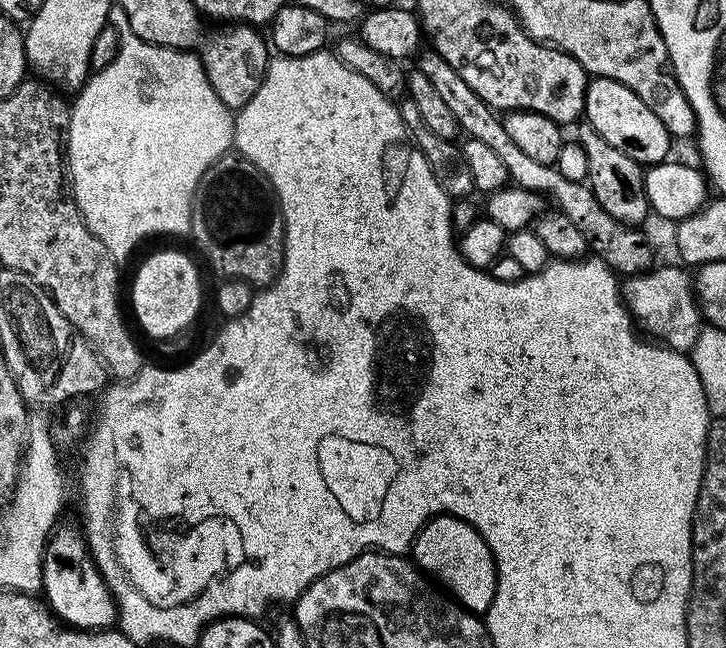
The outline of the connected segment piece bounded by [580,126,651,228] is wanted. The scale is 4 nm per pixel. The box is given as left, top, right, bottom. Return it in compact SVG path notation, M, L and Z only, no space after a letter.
M584 126L580 132L580 148L584 151L584 160L588 163L587 185L593 192L596 200L604 211L612 216L614 220L620 222L624 226L641 227L642 222L650 216L651 208L648 202L648 196L644 192L644 173L645 169L637 160L631 160L626 154L622 154L622 150L618 150L614 146L610 146L610 142L606 142L596 131L590 126Z

